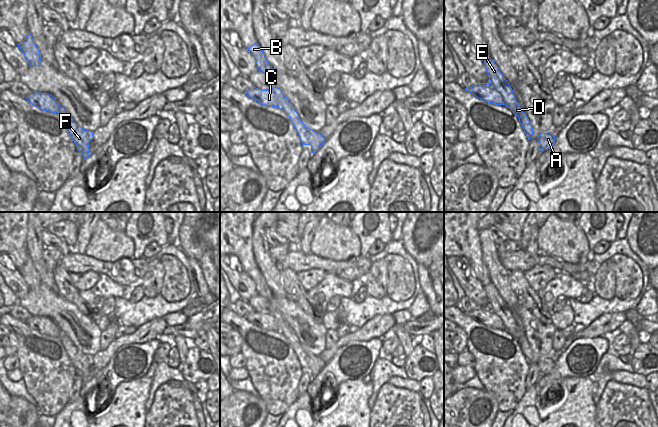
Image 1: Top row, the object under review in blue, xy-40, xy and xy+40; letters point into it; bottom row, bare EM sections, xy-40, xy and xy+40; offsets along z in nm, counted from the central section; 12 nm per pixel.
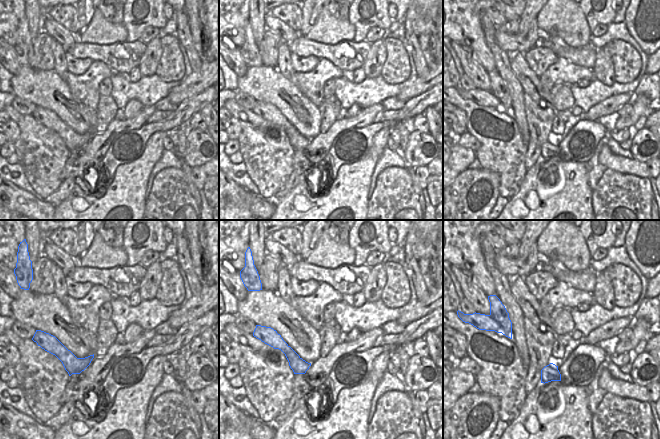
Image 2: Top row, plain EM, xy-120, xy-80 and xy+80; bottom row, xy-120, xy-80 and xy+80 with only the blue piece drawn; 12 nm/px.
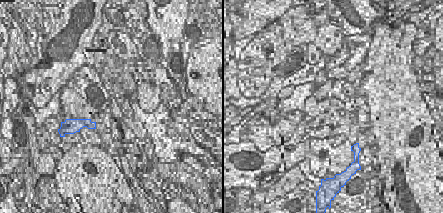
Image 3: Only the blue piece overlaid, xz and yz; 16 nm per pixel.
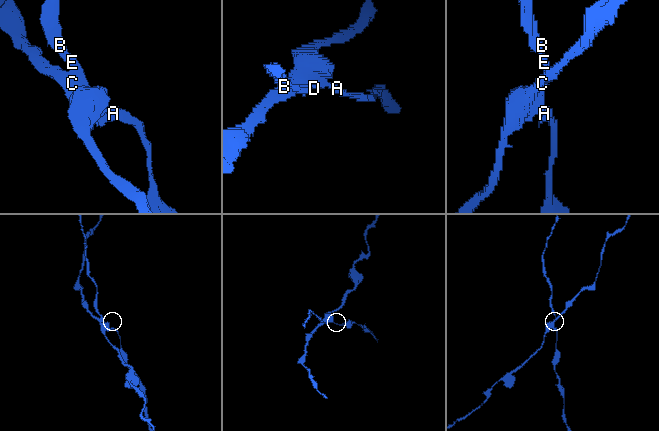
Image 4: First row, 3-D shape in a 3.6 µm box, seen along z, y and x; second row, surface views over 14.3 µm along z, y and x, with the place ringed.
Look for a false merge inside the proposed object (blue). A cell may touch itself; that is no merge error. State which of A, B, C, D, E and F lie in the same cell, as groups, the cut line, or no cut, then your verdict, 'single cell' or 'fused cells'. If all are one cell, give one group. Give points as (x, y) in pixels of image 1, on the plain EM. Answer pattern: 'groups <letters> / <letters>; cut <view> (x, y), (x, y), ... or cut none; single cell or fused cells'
groups A B D E F / C; cut xy+40 (489, 308), (499, 316), (504, 328); fused cells

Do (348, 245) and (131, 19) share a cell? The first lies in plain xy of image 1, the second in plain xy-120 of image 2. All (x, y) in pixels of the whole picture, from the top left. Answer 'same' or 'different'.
different

